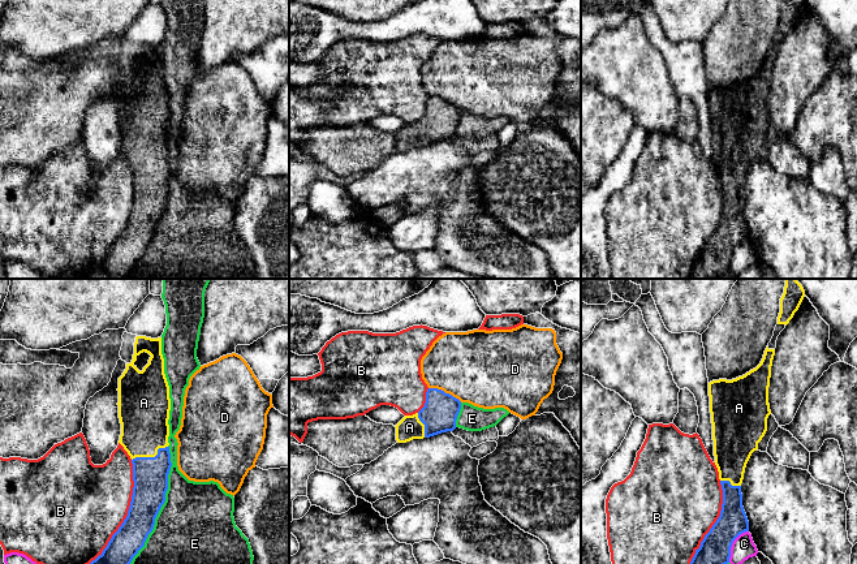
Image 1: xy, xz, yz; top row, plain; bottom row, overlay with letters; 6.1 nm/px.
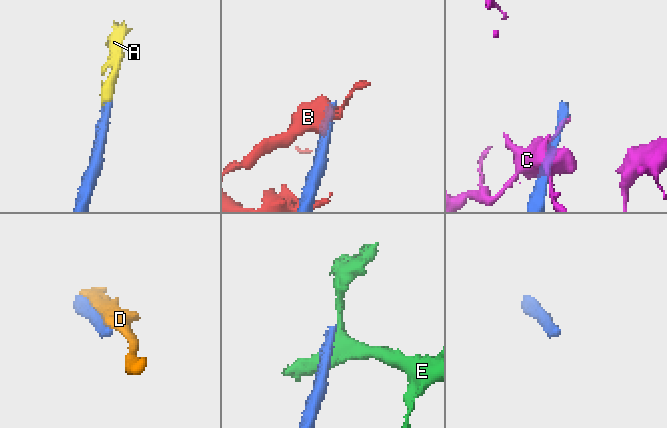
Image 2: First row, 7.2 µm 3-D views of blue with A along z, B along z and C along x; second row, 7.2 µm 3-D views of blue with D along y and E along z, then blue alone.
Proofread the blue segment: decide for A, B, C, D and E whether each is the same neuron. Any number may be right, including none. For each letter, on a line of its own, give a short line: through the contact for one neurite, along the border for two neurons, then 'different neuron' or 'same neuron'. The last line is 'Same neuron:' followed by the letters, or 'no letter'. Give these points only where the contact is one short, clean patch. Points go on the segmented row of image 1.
A: same neuron
B: different neuron
C: line yz (748, 530), (743, 532), (733, 541), (728, 562); different neuron
D: different neuron
E: different neuron
Same neuron: A

